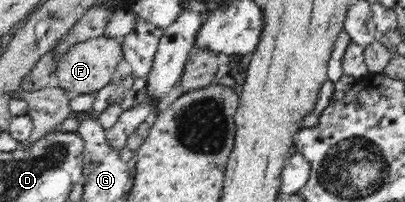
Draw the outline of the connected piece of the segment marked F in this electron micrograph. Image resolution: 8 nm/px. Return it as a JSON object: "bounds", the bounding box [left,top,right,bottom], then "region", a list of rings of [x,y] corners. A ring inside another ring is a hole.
{"bounds":[53,36,122,95],"region":[[[108,36],[88,39],[75,44],[57,62],[53,82],[73,95],[96,92],[112,82],[116,67],[122,59],[122,40]]]}

